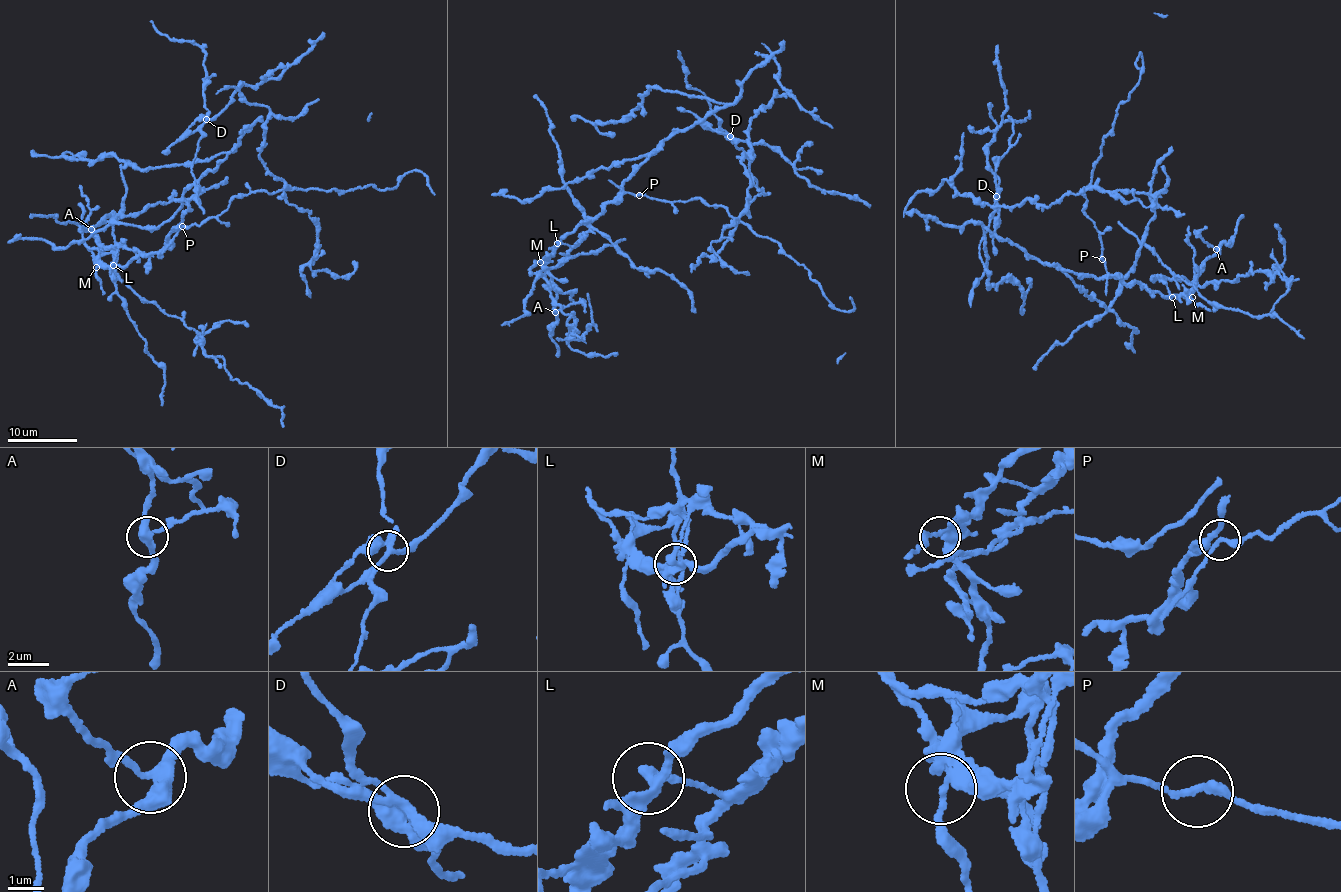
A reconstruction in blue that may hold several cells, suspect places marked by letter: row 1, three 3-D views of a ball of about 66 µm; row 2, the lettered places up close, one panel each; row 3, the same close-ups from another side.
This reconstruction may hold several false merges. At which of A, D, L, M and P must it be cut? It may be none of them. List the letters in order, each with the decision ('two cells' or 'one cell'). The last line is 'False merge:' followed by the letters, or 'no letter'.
A: one cell
D: two cells
L: two cells
M: one cell
P: two cells
False merge: D, L, P

